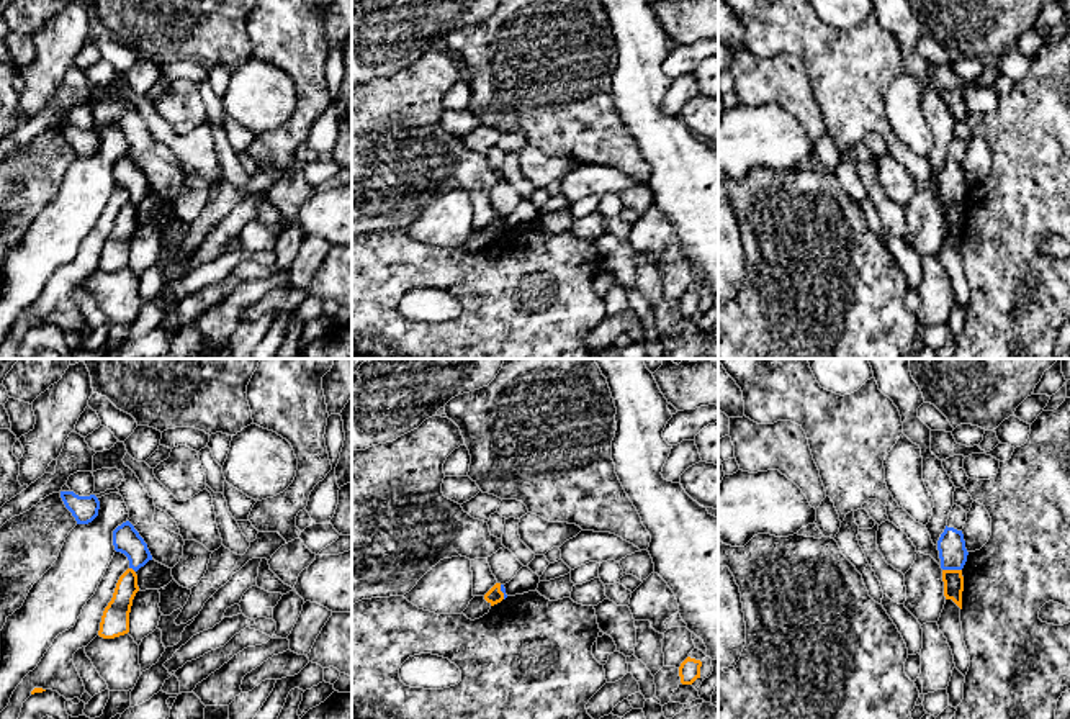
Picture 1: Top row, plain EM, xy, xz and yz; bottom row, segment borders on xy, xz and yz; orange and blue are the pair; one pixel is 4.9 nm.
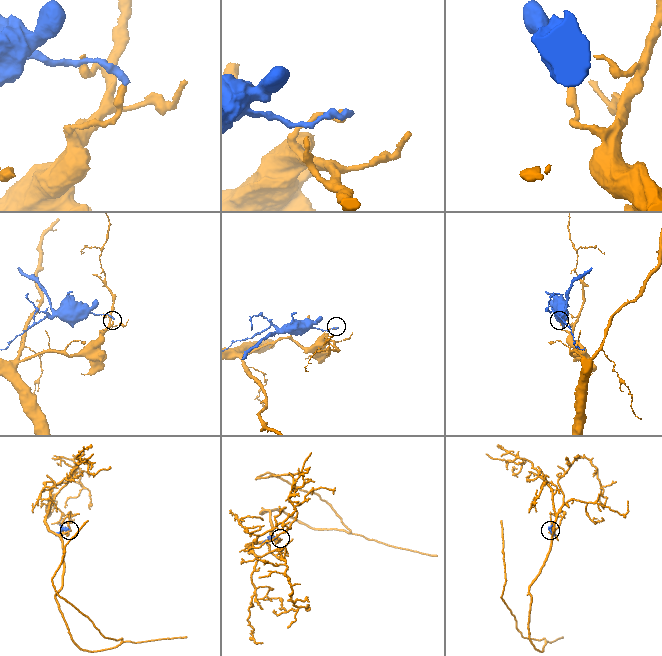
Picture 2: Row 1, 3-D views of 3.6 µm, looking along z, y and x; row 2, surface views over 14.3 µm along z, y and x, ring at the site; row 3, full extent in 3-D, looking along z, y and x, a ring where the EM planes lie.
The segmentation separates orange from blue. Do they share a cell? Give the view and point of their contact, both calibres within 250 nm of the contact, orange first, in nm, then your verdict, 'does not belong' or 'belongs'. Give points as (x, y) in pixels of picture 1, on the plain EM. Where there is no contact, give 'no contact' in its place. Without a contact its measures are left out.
contact yz (953, 203); calibres 100 and 140 nm; does not belong

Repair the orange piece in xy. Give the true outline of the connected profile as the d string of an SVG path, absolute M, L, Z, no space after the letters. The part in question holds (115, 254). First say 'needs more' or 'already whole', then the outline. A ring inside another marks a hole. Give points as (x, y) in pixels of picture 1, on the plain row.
already whole | M128 201L119 210L113 231L103 244L100 270L115 272L129 265L129 246L137 224L137 208L133 201Z

